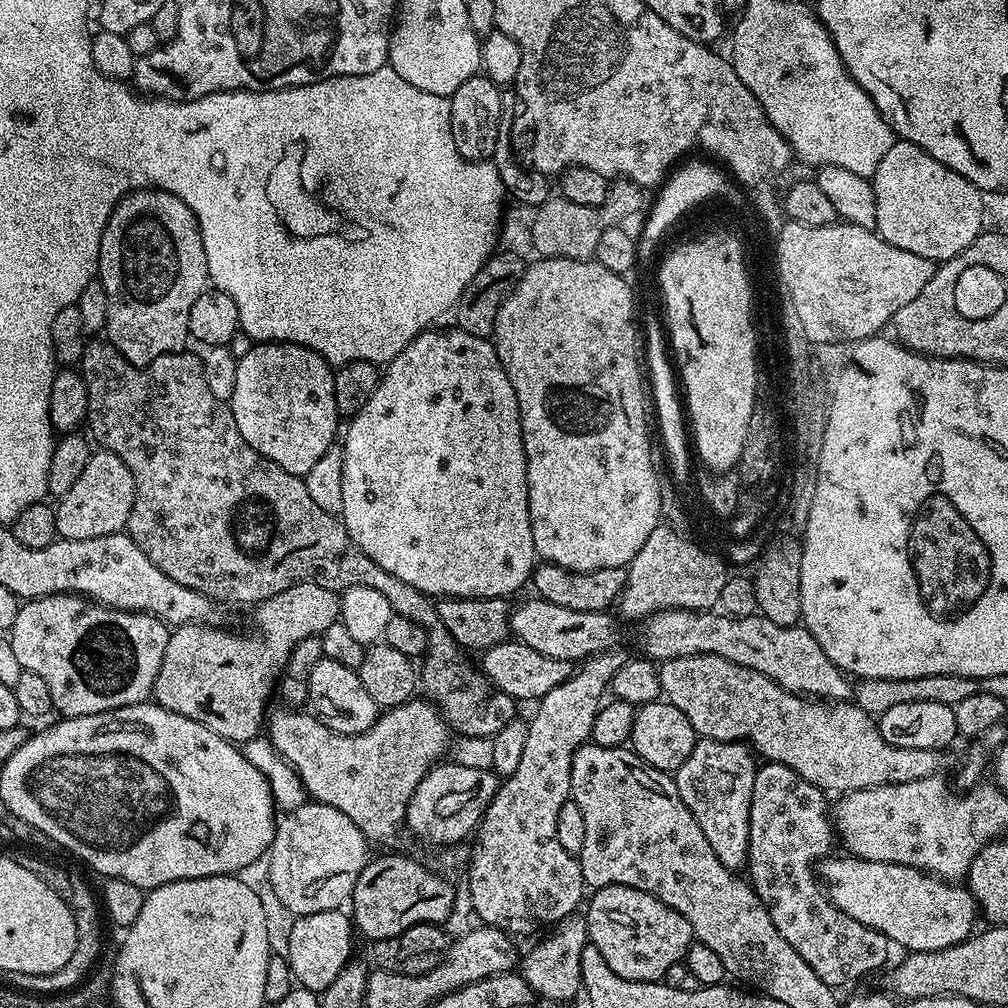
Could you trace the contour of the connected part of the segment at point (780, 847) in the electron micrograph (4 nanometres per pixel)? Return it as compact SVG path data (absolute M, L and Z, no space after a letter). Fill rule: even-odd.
M761 763L756 770L754 794L750 798L750 846L746 872L752 889L766 906L774 926L778 926L778 934L782 934L786 942L790 942L790 946L794 946L794 950L806 958L810 970L814 970L822 982L841 986L847 982L848 975L878 971L888 960L890 941L878 930L862 926L862 922L854 922L850 914L838 910L828 901L813 868L817 861L833 851L834 825L830 819L830 804L824 800L827 800L825 792L806 782L806 778L790 770L790 766Z

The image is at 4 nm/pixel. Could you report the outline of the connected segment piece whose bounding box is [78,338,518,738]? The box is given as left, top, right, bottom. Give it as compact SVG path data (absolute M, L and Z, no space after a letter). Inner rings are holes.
M92 338L85 343L84 353L78 365L79 374L86 382L86 398L88 399L86 428L89 428L87 431L90 433L91 439L103 451L118 454L118 458L122 458L122 462L126 462L126 466L136 483L136 501L130 510L126 531L128 537L138 546L138 550L142 550L142 554L146 554L146 558L150 558L150 562L154 562L154 566L158 566L158 570L162 570L162 574L166 574L166 578L174 578L174 582L178 582L178 586L198 590L203 596L209 596L211 600L223 602L225 605L228 603L255 606L261 604L266 598L270 598L290 586L300 584L304 580L313 580L315 584L321 584L333 590L343 590L354 586L370 586L374 590L379 590L381 594L386 594L386 602L390 602L395 615L410 618L410 622L418 622L418 626L422 626L428 631L428 650L422 657L422 663L424 663L424 668L422 664L422 688L423 691L425 688L429 692L427 695L430 697L431 703L435 704L444 713L444 719L455 731L457 728L457 733L460 736L486 736L491 738L498 734L498 730L502 730L502 726L506 726L506 722L517 719L517 701L492 685L477 665L475 668L470 661L464 660L465 653L457 644L455 638L448 633L446 626L442 626L442 622L438 618L436 600L427 596L422 590L414 590L414 586L406 586L406 582L402 582L402 578L394 578L394 574L382 570L382 566L378 566L369 556L362 554L362 550L350 538L344 521L331 516L326 510L321 510L310 499L310 494L306 490L301 477L282 470L282 466L278 466L274 462L270 462L270 458L258 454L258 450L254 450L254 446L250 446L250 442L246 442L246 438L242 438L242 434L234 422L231 407L225 401L214 398L214 393L210 391L210 385L206 383L203 359L199 355L195 356L194 353L188 351L181 350L170 354L162 354L158 358L154 358L154 362L150 362L144 368L139 368L126 358L122 358L120 351L114 345L109 344L107 339Z

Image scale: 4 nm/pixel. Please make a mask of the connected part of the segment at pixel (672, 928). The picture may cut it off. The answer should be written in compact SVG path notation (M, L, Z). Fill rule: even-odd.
M611 884L605 888L595 889L587 901L586 915L590 943L602 950L602 955L610 964L610 969L622 978L663 981L667 977L667 972L679 960L681 963L687 957L688 947L694 942L690 922L686 922L686 918L682 918L682 914L678 914L678 910L666 906L666 902L662 902L654 894L650 894L646 890L638 890L634 886Z

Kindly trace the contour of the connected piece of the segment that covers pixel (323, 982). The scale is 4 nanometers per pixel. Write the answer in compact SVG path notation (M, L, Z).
M330 909L322 913L297 916L292 922L292 929L288 932L288 952L286 951L292 979L299 987L309 988L317 994L322 993L353 957L353 921L347 911Z

